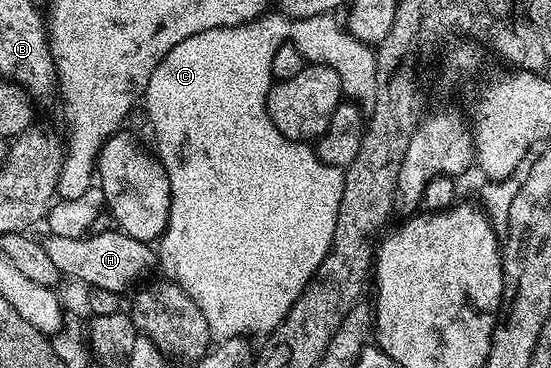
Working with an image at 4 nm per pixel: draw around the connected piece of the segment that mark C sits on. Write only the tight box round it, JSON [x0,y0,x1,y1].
[144,17,346,340]

